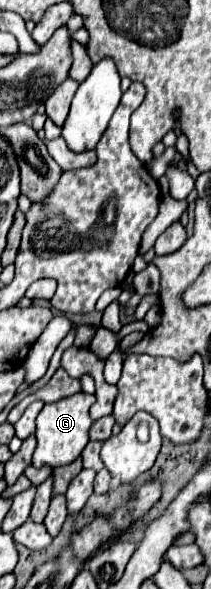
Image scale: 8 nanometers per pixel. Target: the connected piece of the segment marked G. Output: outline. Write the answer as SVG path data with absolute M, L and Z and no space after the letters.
M79 391L75 395L69 395L67 399L59 399L57 403L49 403L41 409L37 415L37 449L33 453L33 465L49 465L49 467L61 467L75 461L85 445L89 443L89 427L93 419L89 417L89 407L95 401L95 395L89 395L85 391Z

